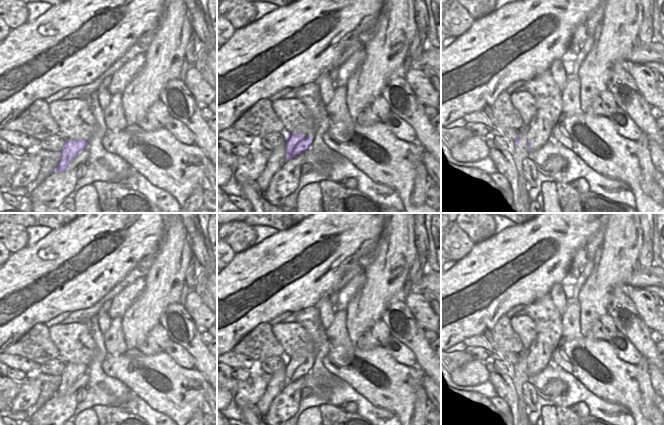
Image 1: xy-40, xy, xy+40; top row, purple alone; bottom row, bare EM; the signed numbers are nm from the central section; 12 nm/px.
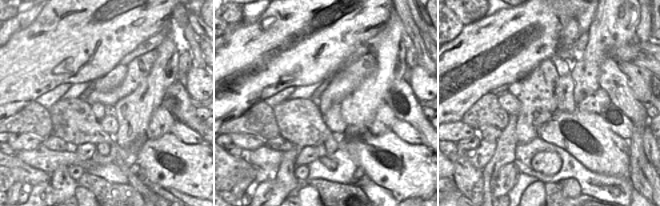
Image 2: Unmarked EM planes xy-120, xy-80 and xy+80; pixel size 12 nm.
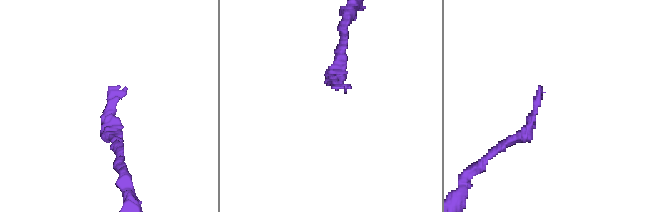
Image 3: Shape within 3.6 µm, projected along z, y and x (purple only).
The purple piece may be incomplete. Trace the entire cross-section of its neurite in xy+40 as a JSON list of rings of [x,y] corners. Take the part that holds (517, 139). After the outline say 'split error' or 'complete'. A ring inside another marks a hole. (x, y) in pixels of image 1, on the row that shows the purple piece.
[[[544,74],[517,86],[514,92],[528,93],[534,101],[534,111],[529,124],[513,130],[516,137],[515,147],[523,137],[527,141],[528,153],[533,152],[543,145],[540,137],[545,136],[547,142],[550,129],[563,117],[560,113],[559,95],[554,96],[548,91]]] | split error

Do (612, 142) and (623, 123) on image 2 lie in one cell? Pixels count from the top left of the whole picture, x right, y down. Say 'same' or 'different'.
different

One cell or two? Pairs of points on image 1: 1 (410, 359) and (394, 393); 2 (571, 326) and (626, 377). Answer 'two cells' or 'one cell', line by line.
1: two cells
2: two cells

